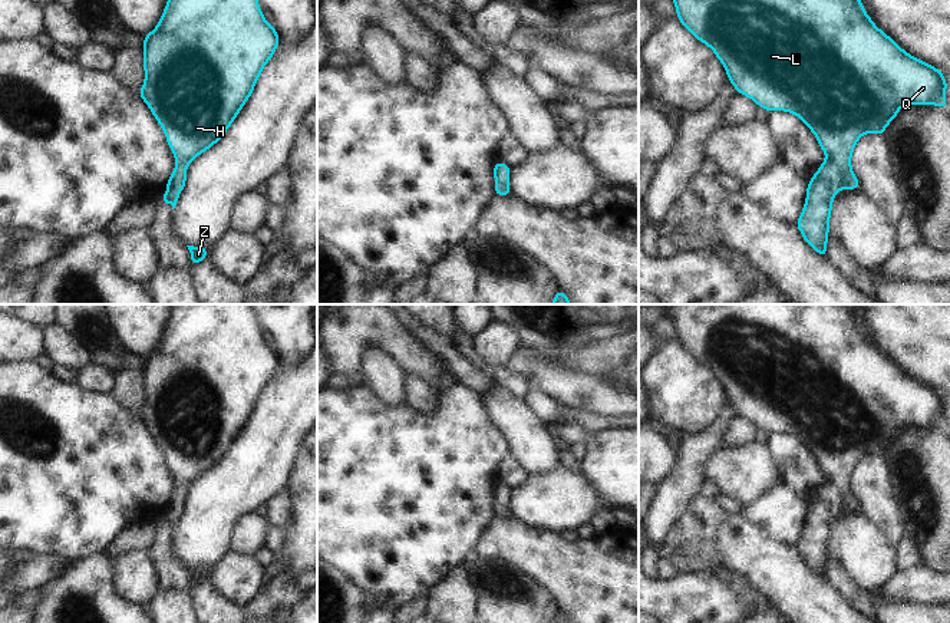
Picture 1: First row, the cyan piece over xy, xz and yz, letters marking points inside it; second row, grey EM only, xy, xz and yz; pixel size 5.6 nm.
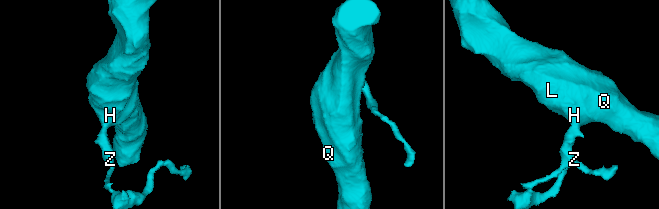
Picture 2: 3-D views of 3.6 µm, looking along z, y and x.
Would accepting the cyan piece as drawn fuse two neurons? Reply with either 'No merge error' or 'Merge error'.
No merge error

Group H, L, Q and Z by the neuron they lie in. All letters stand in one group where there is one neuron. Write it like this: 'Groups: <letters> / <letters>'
Groups: H L Q Z

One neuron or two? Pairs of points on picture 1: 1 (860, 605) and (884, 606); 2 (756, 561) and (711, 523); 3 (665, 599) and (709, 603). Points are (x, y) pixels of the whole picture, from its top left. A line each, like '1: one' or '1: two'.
1: two
2: one
3: one

